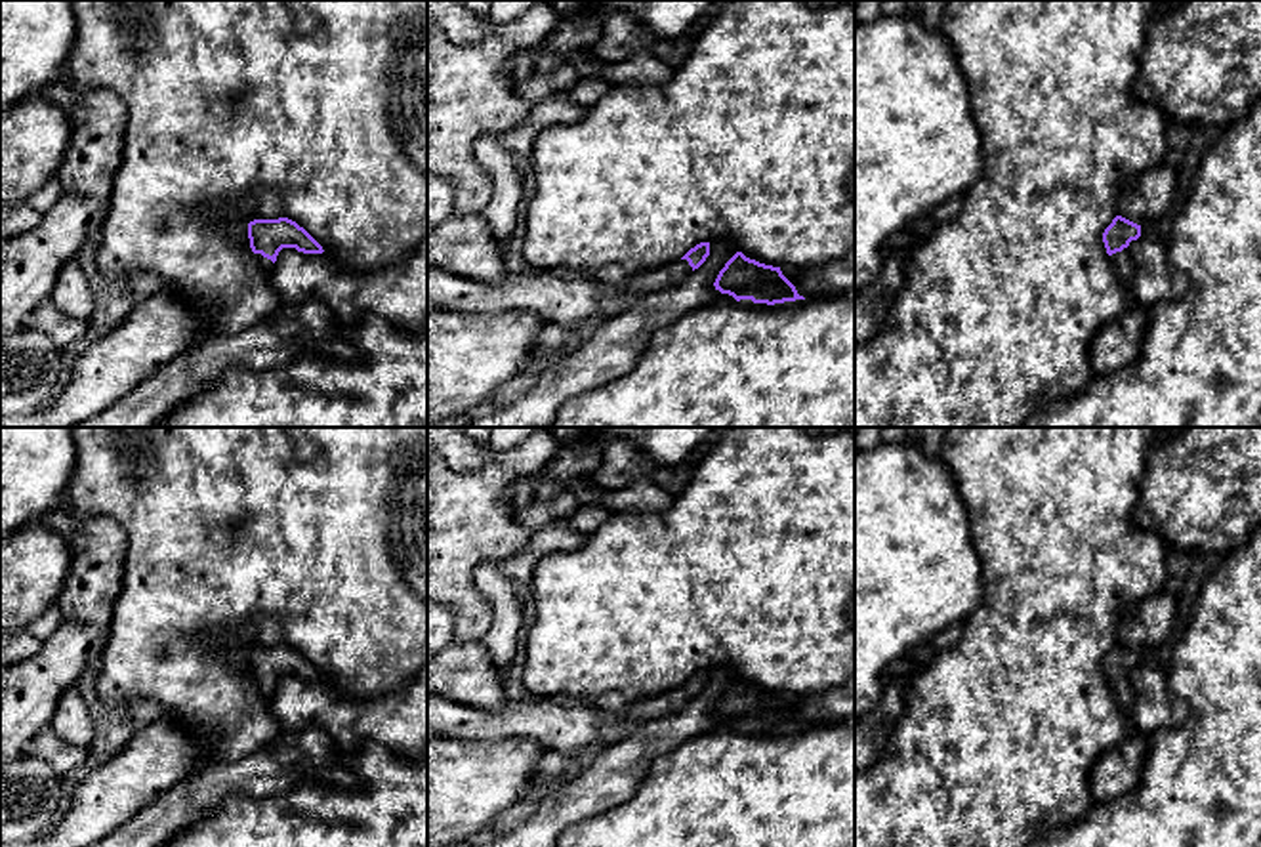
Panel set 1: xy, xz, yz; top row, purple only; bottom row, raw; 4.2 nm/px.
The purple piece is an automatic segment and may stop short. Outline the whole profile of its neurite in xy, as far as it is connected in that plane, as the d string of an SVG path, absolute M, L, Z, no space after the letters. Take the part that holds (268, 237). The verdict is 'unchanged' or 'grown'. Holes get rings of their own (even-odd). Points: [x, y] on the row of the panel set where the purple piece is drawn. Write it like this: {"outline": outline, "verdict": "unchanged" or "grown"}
{"outline": "M288 217L254 219L248 223L250 248L259 267L269 275L282 248L303 254L322 254L322 246L296 221Z", "verdict": "grown"}

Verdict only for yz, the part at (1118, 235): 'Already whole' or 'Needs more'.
Needs more

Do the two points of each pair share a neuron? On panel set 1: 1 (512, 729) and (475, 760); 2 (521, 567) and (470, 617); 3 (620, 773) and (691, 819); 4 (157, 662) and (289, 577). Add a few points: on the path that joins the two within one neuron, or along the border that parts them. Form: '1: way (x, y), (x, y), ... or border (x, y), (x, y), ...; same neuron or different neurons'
1: border (453, 737), (464, 743), (537, 741), (540, 744); different neurons
2: border (531, 531), (529, 538), (516, 552), (498, 561); different neurons
3: border (670, 752), (653, 764), (626, 800), (603, 811); different neurons
4: way (184, 628), (235, 577), (254, 577); same neuron

